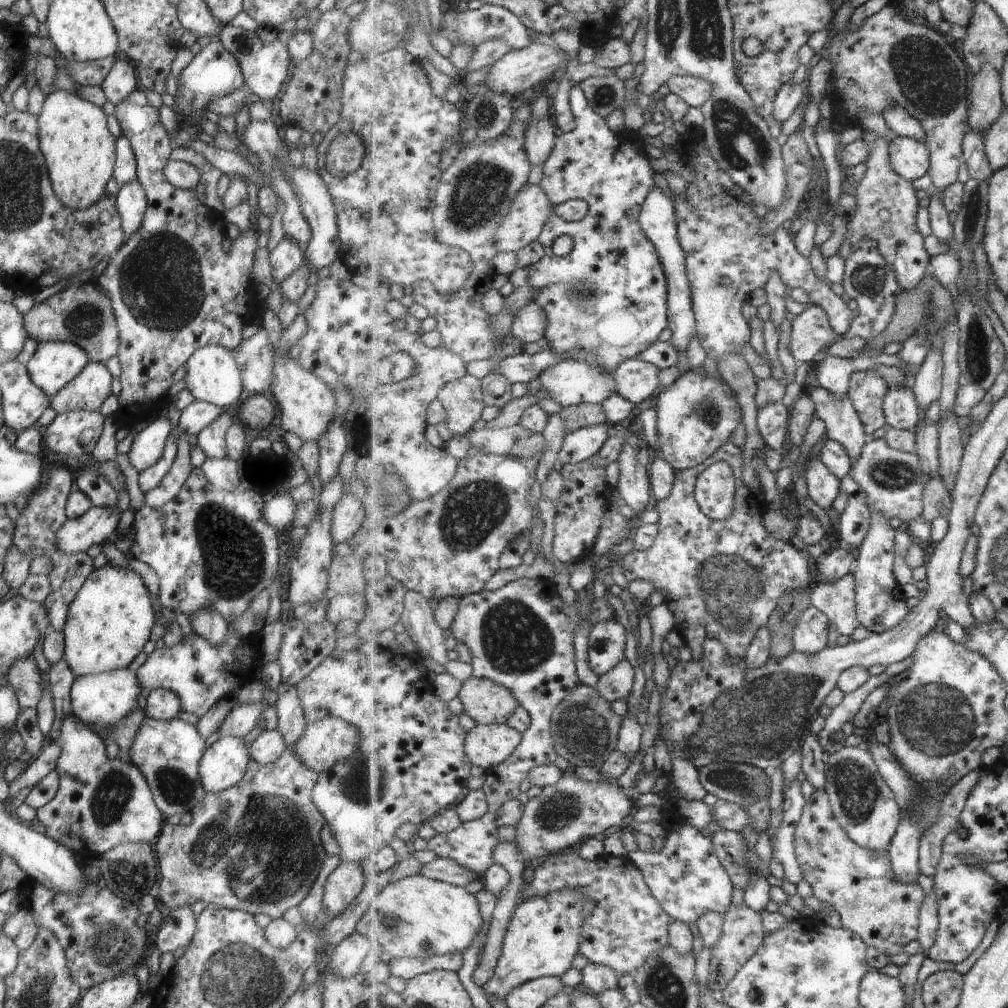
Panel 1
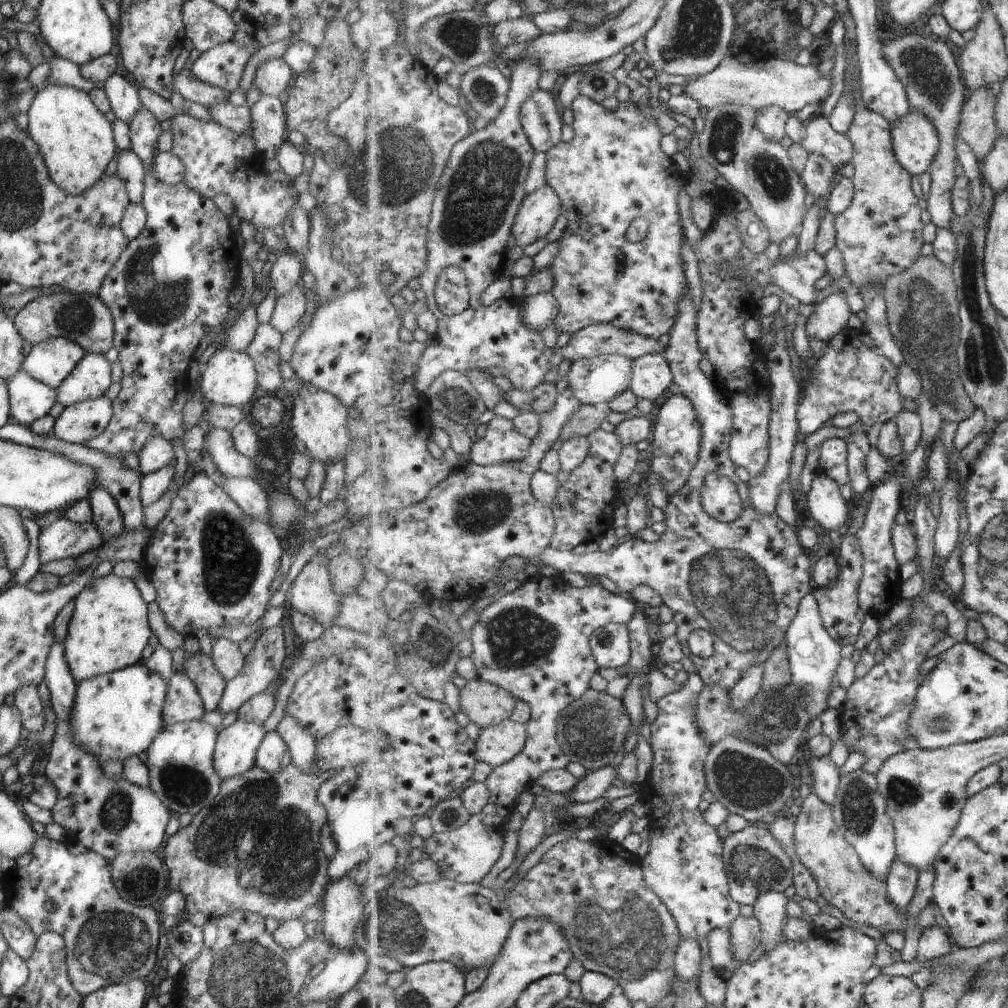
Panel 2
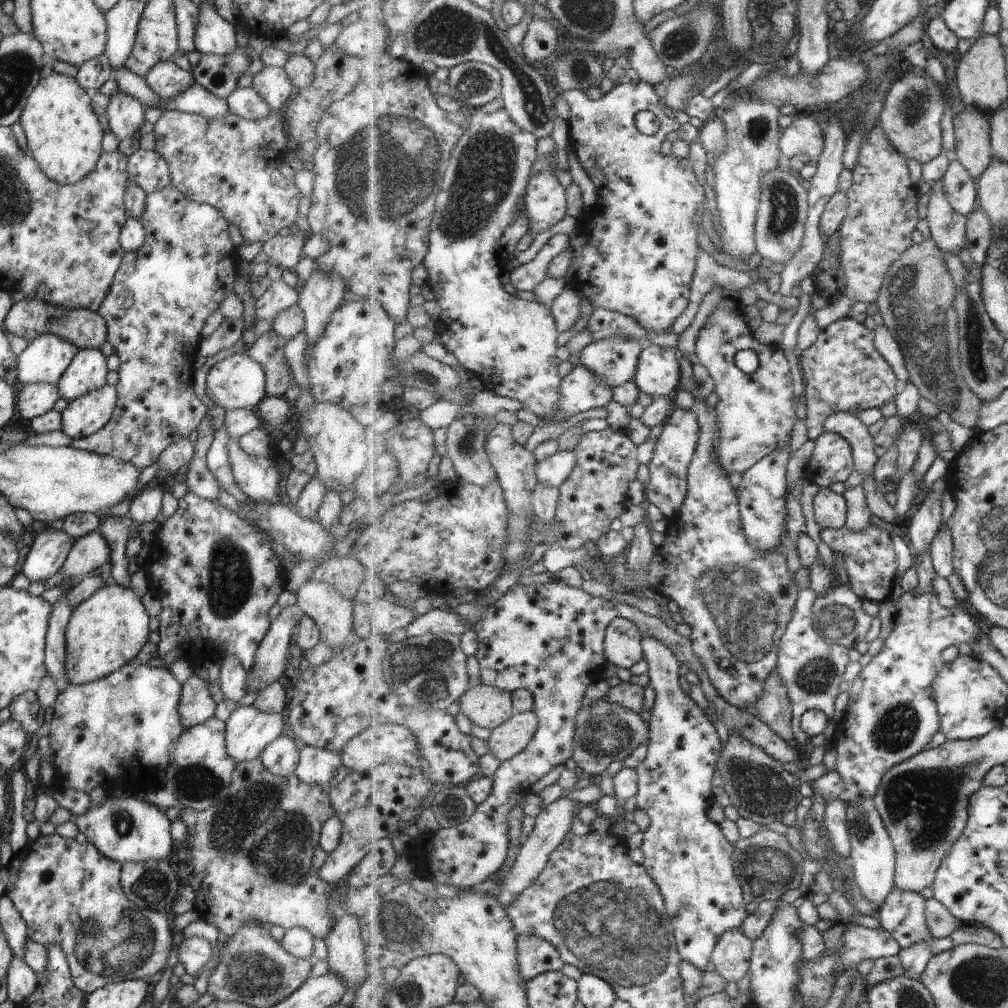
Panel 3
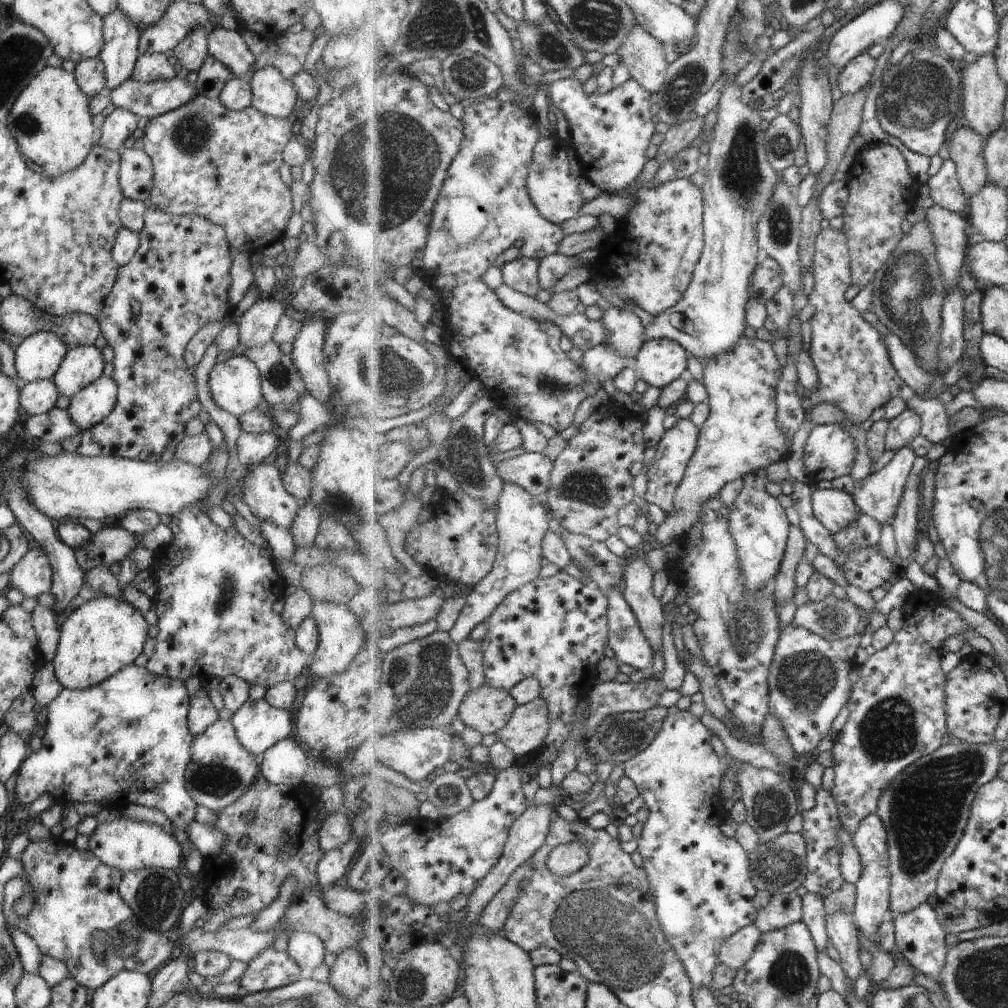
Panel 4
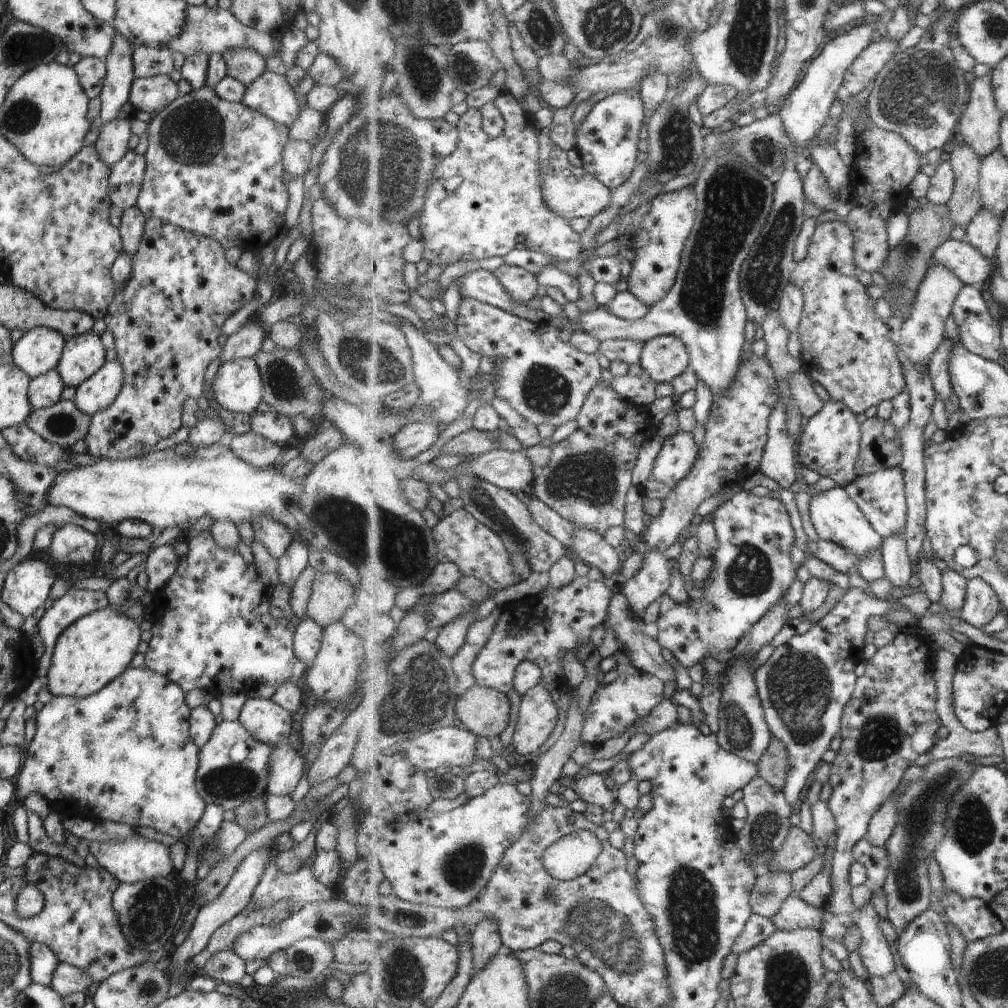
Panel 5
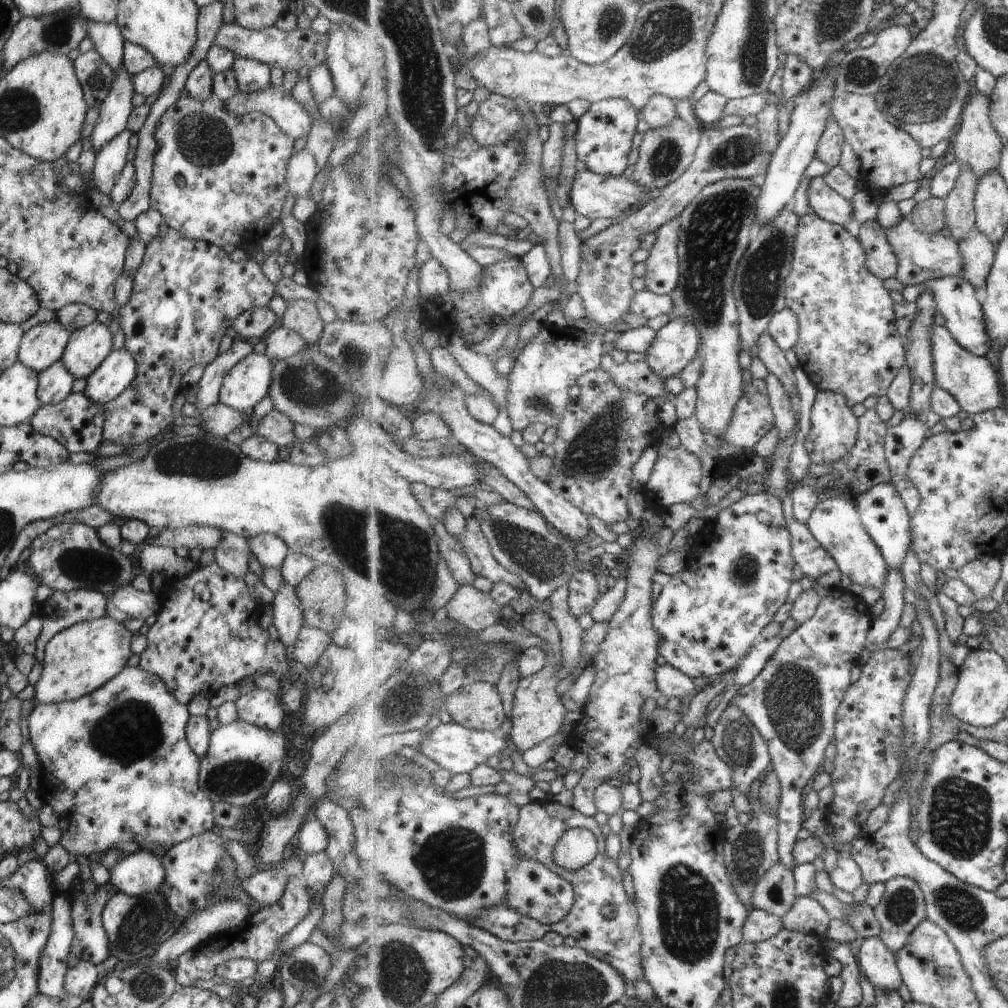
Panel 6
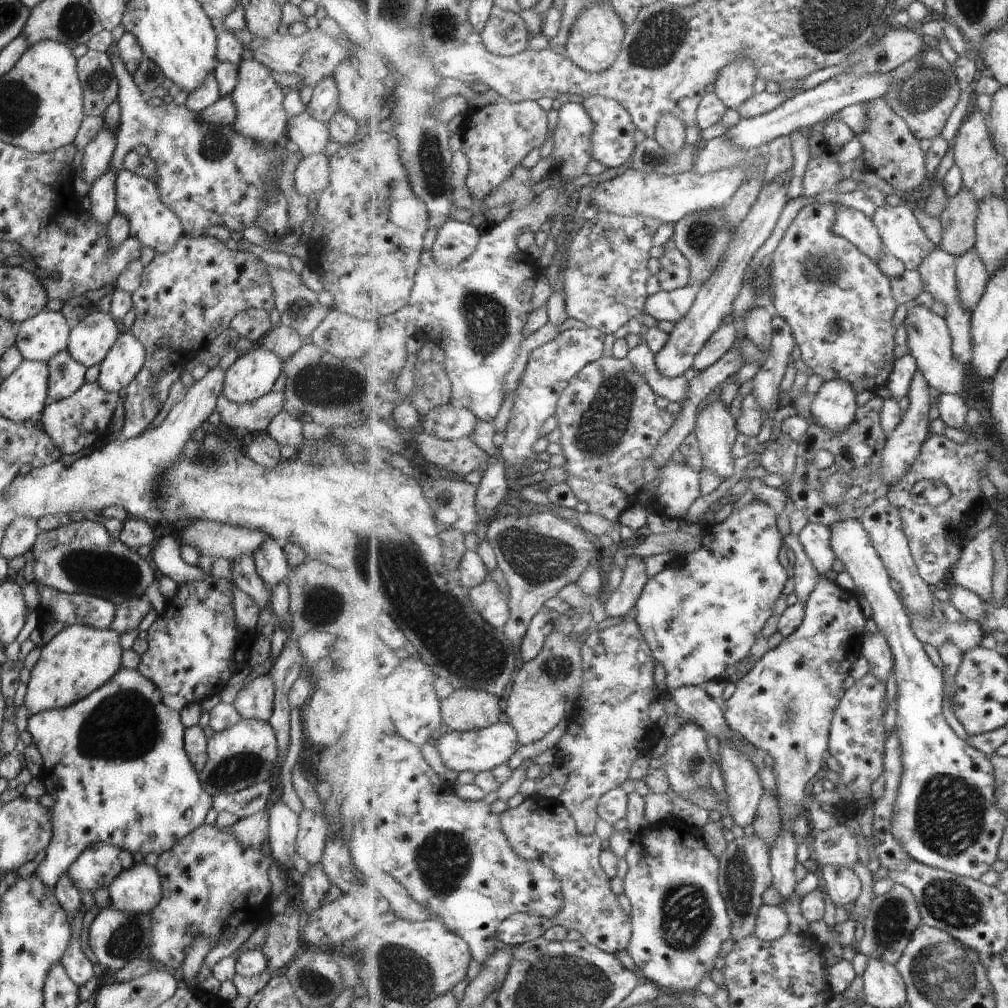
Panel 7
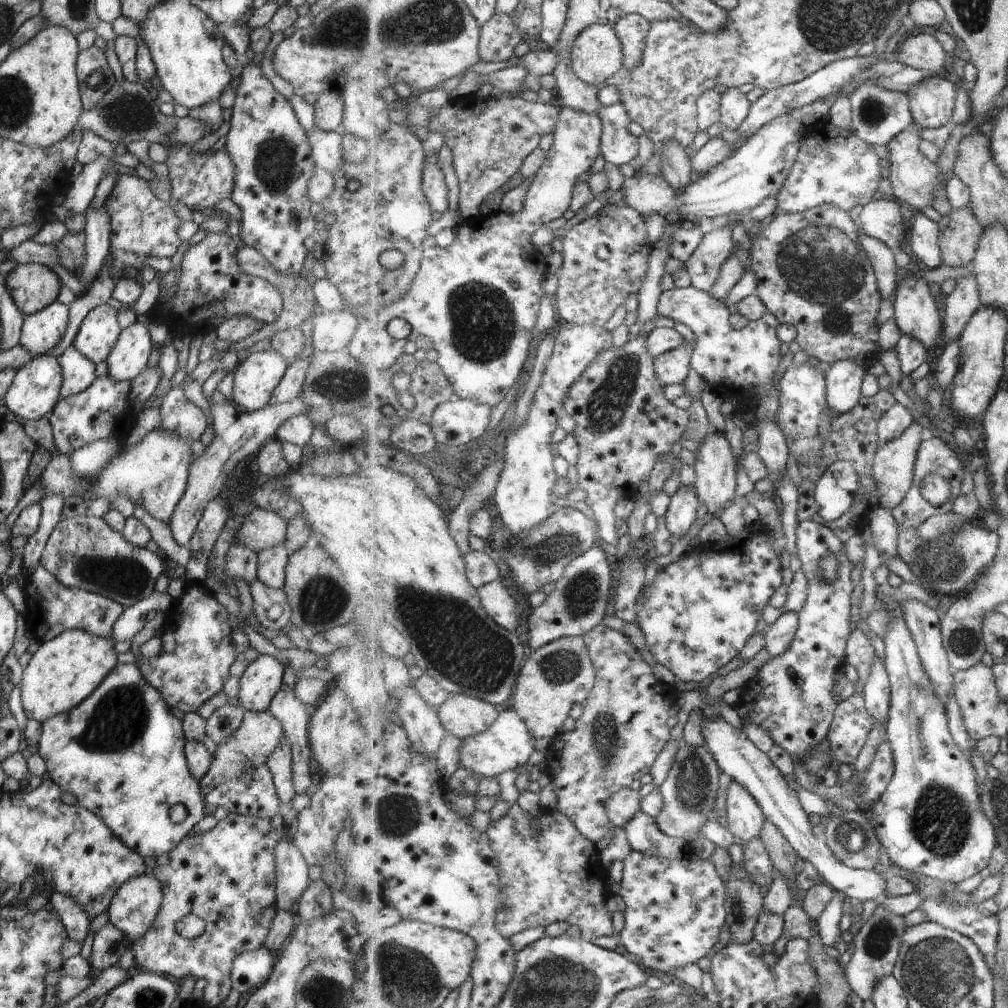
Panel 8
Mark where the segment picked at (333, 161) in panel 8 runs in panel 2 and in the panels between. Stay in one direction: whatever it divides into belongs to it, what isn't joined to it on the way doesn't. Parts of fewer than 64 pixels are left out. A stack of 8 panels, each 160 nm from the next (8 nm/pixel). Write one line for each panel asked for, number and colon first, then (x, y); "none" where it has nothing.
2: (271, 77)
3: (272, 83)
4: (272, 94)
5: (270, 93)
6: (290, 116)
7: (309, 136)

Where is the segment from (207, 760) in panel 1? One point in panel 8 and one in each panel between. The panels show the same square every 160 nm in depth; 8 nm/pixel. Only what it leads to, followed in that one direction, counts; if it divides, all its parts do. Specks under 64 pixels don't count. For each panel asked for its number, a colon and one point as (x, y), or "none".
2: (233, 753)
3: (247, 731)
4: (257, 725)
5: (266, 722)
6: (259, 708)
7: (254, 700)
8: (259, 681)

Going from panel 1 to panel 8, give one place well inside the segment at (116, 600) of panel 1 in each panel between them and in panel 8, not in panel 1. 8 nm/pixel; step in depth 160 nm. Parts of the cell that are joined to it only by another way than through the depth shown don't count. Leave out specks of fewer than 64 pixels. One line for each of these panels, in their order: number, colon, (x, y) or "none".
2: (108, 628)
3: (106, 630)
4: (97, 638)
5: (93, 649)
6: (79, 659)
7: (79, 658)
8: (63, 670)

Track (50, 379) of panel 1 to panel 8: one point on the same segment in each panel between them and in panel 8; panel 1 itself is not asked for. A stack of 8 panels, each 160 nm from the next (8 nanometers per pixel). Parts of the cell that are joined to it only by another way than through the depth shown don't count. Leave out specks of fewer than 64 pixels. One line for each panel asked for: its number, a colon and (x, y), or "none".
2: (49, 361)
3: (45, 357)
4: (38, 356)
5: (38, 350)
6: (41, 345)
7: (42, 335)
8: (40, 331)

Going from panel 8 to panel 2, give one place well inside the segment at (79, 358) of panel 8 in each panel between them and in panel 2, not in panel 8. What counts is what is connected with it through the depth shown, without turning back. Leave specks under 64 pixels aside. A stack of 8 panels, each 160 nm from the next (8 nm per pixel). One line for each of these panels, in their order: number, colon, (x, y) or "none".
2: (29, 399)
3: (33, 399)
4: (38, 396)
5: (43, 390)
6: (54, 383)
7: (65, 375)

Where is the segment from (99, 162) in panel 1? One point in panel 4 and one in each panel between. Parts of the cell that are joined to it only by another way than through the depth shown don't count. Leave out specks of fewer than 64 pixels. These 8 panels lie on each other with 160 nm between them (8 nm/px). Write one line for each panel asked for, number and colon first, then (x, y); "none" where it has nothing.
2: (74, 139)
3: (63, 134)
4: (49, 119)

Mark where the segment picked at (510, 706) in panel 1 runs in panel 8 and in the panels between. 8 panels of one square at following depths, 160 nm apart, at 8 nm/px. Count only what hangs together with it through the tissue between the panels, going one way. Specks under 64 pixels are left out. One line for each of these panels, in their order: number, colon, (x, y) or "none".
2: (485, 704)
3: (486, 706)
4: (488, 709)
5: (485, 711)
6: (478, 706)
7: (468, 709)
8: (464, 716)

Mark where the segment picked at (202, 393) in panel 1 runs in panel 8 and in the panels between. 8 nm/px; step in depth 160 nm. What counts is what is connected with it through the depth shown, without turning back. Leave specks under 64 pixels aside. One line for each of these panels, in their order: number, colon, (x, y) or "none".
2: (229, 378)
3: (236, 382)
4: (234, 385)
5: (237, 387)
6: (243, 386)
7: (251, 375)
8: (254, 379)

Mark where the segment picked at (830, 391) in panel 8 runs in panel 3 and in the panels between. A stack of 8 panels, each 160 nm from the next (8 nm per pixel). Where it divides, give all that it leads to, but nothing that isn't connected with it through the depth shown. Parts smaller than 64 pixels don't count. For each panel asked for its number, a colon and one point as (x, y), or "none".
3: (832, 459)
4: (830, 452)
5: (830, 442)
6: (834, 429)
7: (835, 407)

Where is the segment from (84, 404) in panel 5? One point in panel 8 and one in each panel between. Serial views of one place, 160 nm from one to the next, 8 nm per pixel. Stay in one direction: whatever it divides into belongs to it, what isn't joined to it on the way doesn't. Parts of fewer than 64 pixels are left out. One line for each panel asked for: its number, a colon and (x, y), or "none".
6: (115, 371)
7: (126, 355)
8: (128, 356)

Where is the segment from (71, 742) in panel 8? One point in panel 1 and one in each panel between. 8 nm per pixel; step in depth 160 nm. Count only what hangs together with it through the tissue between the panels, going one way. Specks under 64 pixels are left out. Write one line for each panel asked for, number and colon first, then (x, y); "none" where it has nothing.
1: (103, 698)
2: (115, 715)
3: (117, 730)
4: (125, 738)
5: (123, 754)
6: (143, 787)
7: (114, 763)

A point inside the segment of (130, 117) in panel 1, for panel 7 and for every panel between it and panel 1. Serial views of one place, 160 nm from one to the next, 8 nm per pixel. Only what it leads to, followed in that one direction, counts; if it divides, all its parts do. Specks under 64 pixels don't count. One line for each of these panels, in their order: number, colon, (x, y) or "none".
2: (168, 288)
3: (186, 267)
4: (176, 282)
5: (165, 318)
6: (185, 294)
7: (186, 296)

